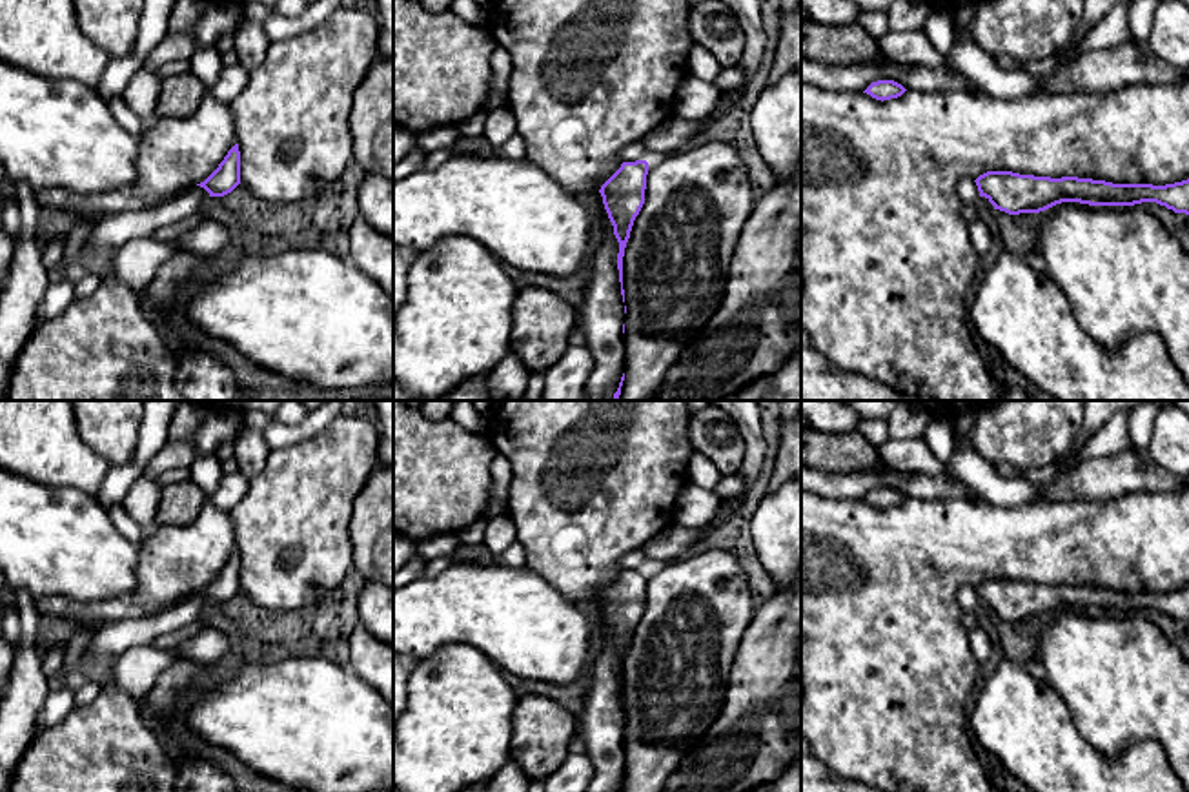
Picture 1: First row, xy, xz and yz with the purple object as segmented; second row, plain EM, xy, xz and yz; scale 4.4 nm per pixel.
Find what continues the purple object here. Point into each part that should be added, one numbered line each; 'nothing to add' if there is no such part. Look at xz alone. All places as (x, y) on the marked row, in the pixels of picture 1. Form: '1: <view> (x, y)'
nothing to add

